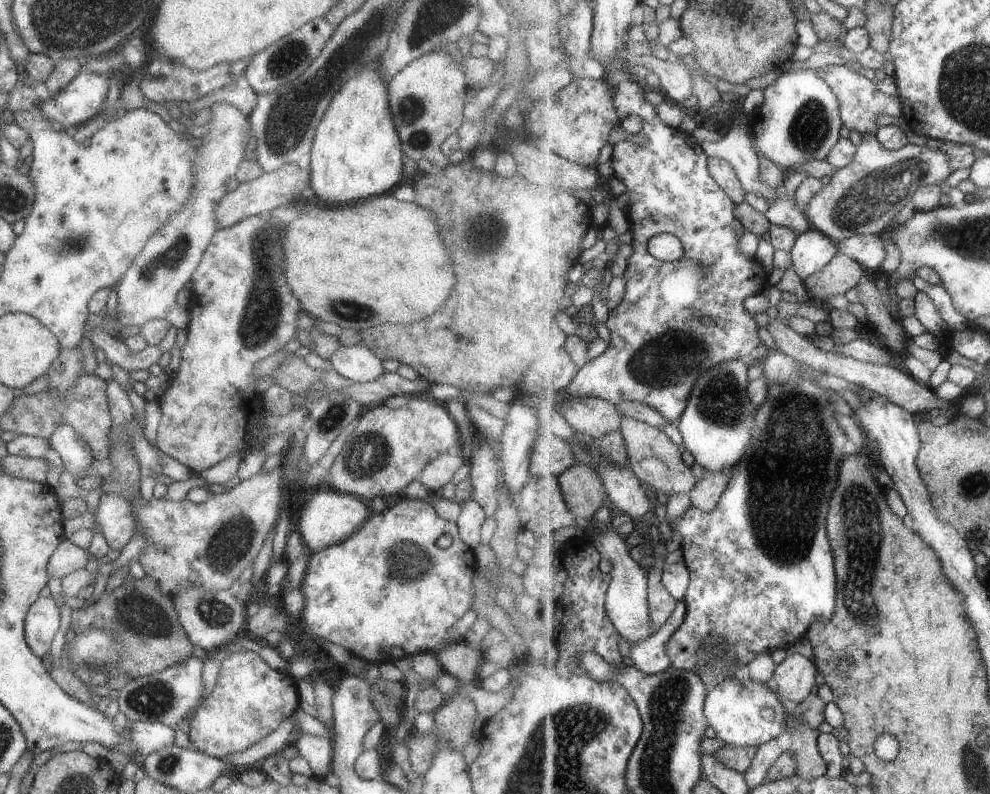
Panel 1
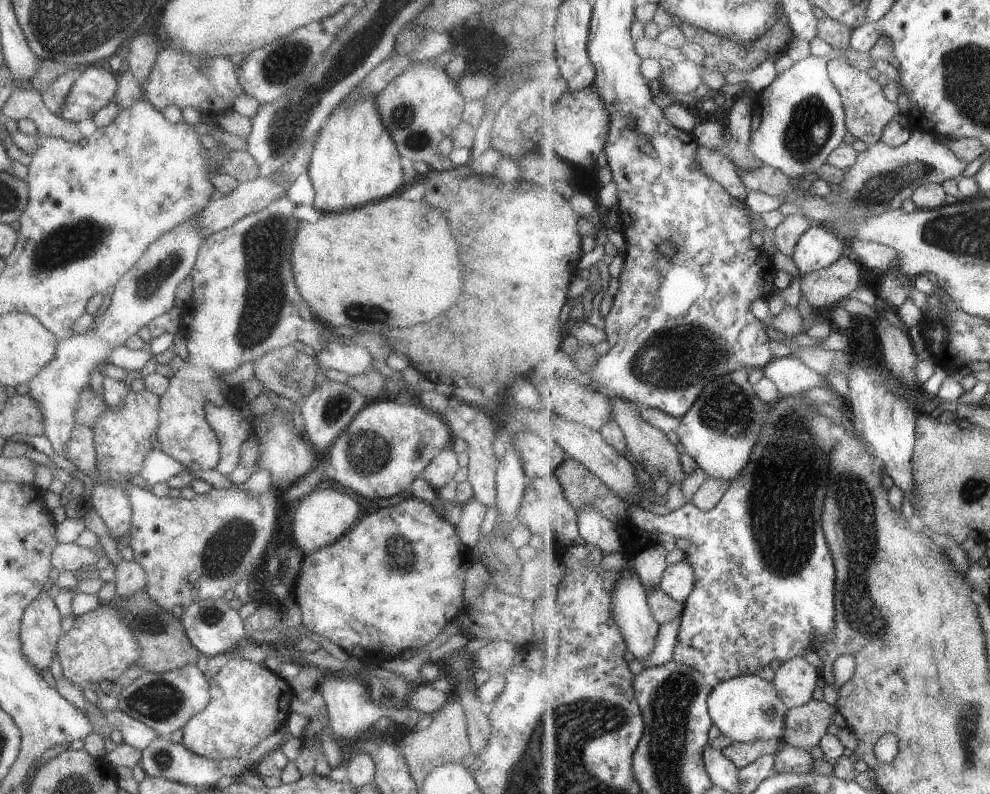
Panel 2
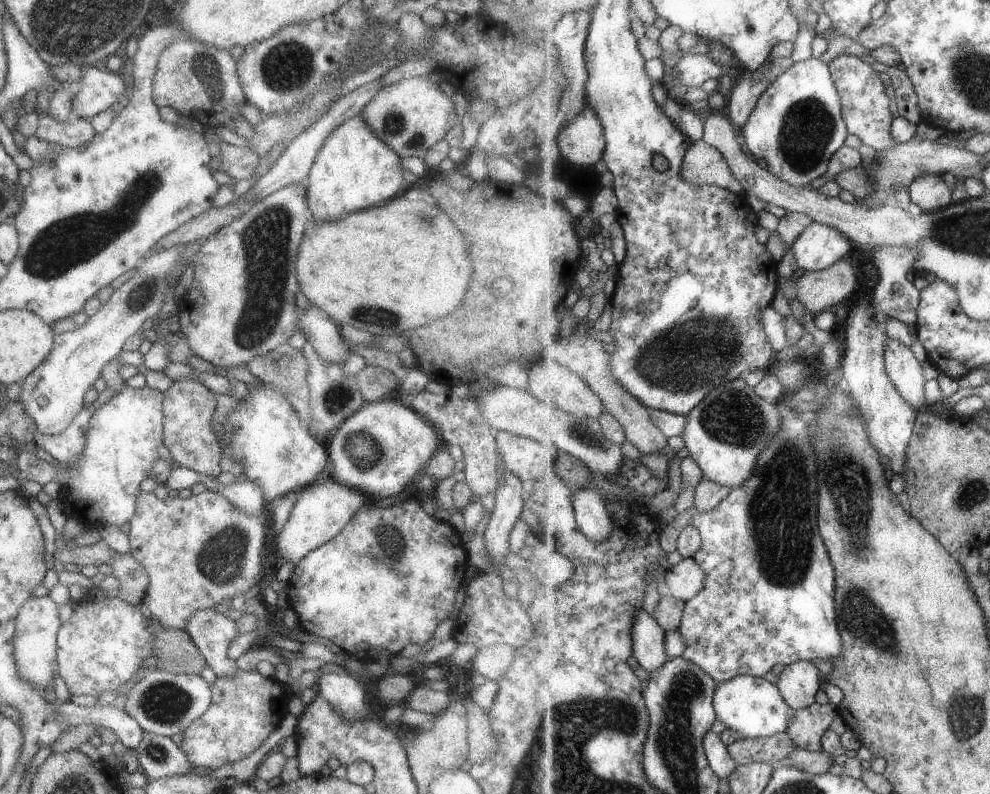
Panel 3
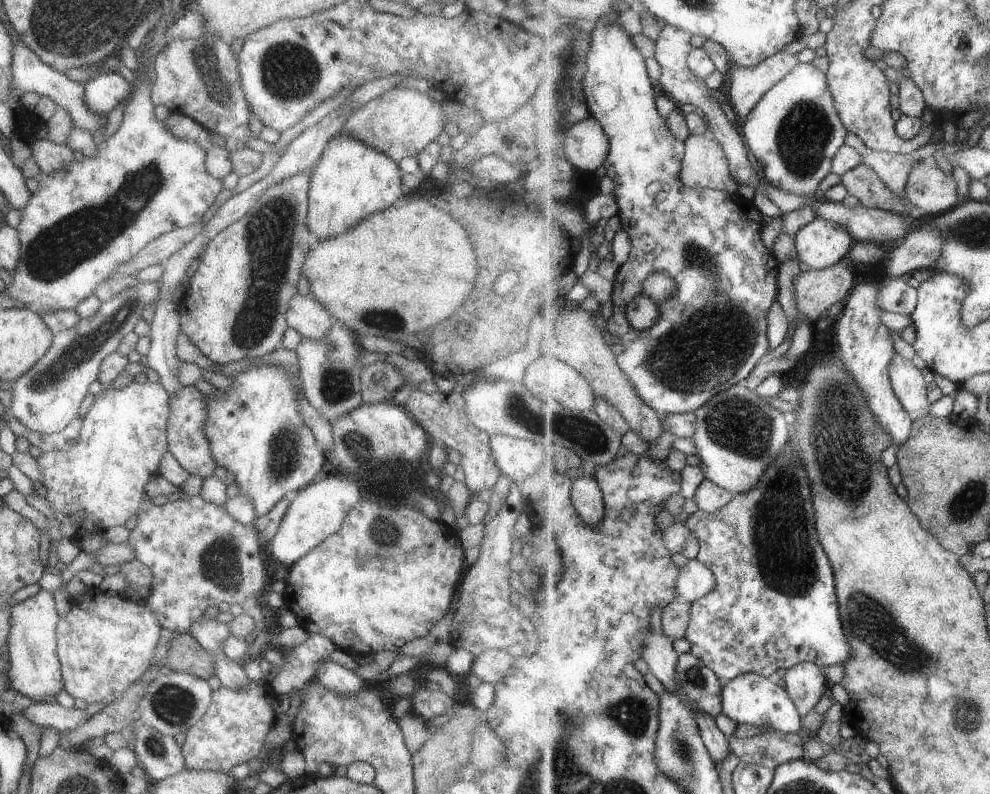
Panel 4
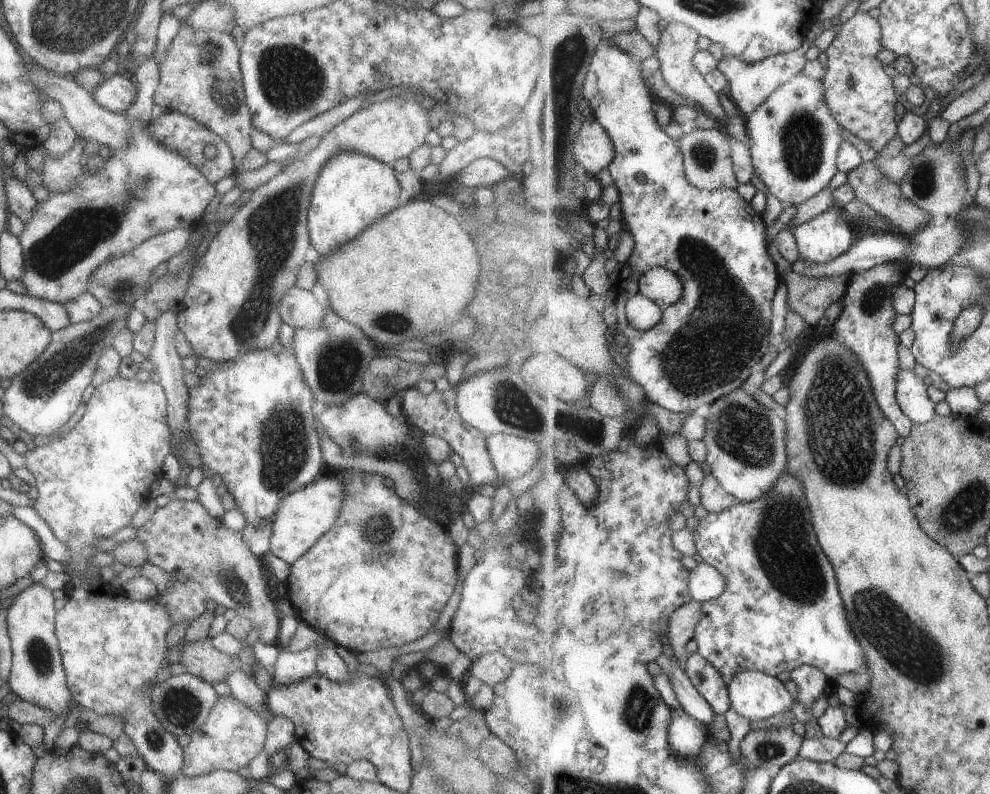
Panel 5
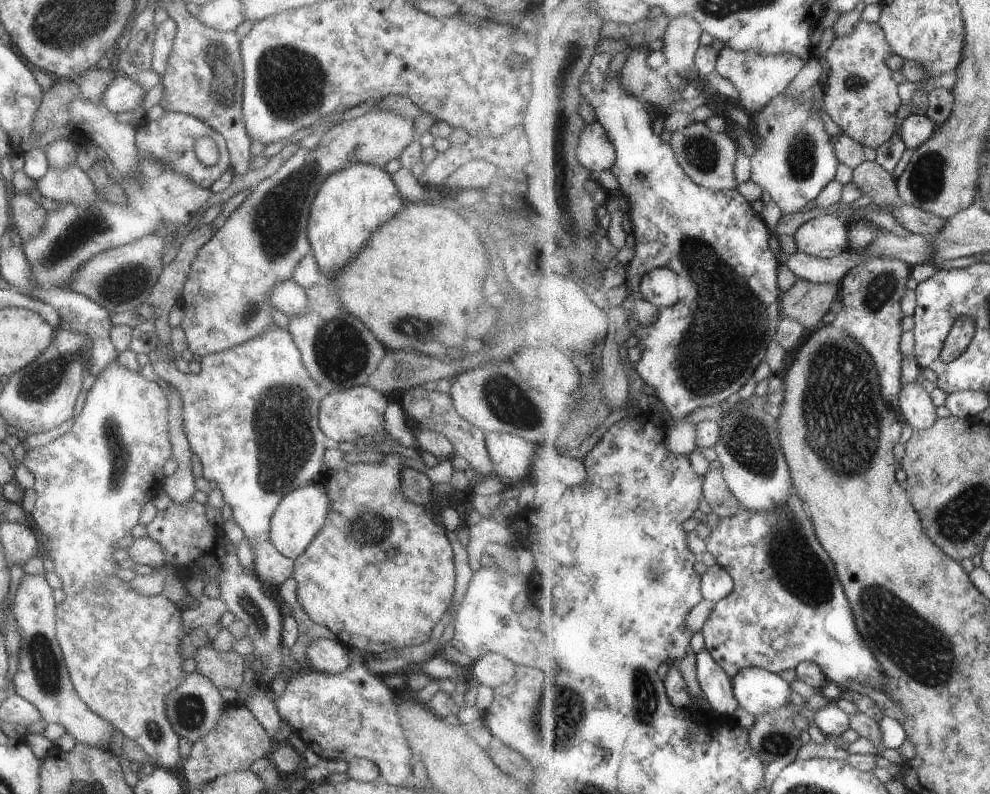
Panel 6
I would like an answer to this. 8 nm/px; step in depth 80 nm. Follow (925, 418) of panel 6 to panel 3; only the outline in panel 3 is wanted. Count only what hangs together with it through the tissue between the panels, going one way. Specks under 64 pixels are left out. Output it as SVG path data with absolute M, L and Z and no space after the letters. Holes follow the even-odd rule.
M889 338L885 353L886 371L900 395L916 410L928 410L925 400L924 366L902 342Z

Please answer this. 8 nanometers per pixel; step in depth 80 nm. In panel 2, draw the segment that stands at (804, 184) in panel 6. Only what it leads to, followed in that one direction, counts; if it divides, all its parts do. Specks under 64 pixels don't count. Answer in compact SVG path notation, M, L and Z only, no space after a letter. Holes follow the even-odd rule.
M811 55L805 60L794 63L782 73L777 73L774 81L761 90L757 106L753 114L750 148L763 164L784 172L789 178L813 178L828 162L828 156L839 148L847 136L847 116L844 98L832 81L828 69L828 61Z

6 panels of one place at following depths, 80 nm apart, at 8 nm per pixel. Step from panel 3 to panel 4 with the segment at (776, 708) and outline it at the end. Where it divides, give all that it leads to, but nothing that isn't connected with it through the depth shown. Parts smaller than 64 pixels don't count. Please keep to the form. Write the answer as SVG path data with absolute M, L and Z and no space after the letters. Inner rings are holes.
M747 673L730 680L724 686L722 695L724 696L723 714L738 723L765 725L769 730L786 733L799 733L804 727L799 710L787 689L781 688L779 684L775 684L773 680L762 674Z

